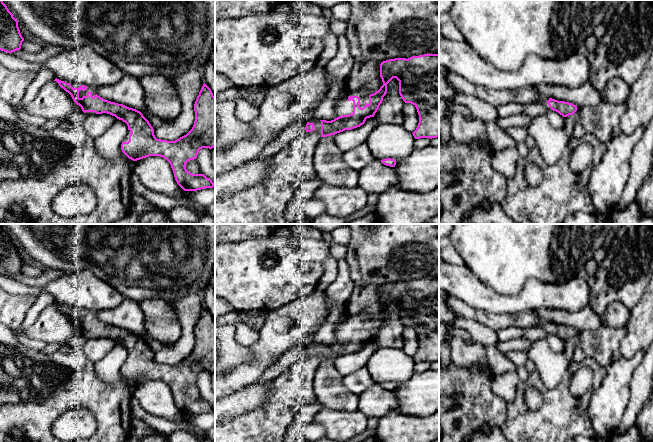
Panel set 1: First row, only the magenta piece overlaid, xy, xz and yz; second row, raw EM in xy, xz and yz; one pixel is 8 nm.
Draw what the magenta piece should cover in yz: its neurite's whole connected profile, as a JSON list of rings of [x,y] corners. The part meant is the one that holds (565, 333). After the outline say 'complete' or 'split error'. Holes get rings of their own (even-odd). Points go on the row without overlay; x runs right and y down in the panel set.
[[[544,322],[541,327],[545,330],[546,333],[550,335],[556,335],[563,341],[573,339],[578,333],[577,330],[572,327],[558,325],[552,322]]]; split error

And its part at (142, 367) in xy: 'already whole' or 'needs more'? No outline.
needs more

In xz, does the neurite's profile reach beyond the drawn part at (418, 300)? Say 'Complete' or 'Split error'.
Split error

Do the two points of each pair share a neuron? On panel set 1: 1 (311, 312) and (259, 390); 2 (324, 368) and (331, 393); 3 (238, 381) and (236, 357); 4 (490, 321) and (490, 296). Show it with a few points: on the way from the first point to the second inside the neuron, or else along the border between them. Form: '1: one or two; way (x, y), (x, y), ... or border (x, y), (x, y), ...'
1: two; border (256, 381), (234, 391)
2: one; way (326, 374), (328, 387)
3: two; border (248, 347), (252, 360), (225, 373)
4: two; border (468, 304), (474, 308), (487, 311), (513, 314)

